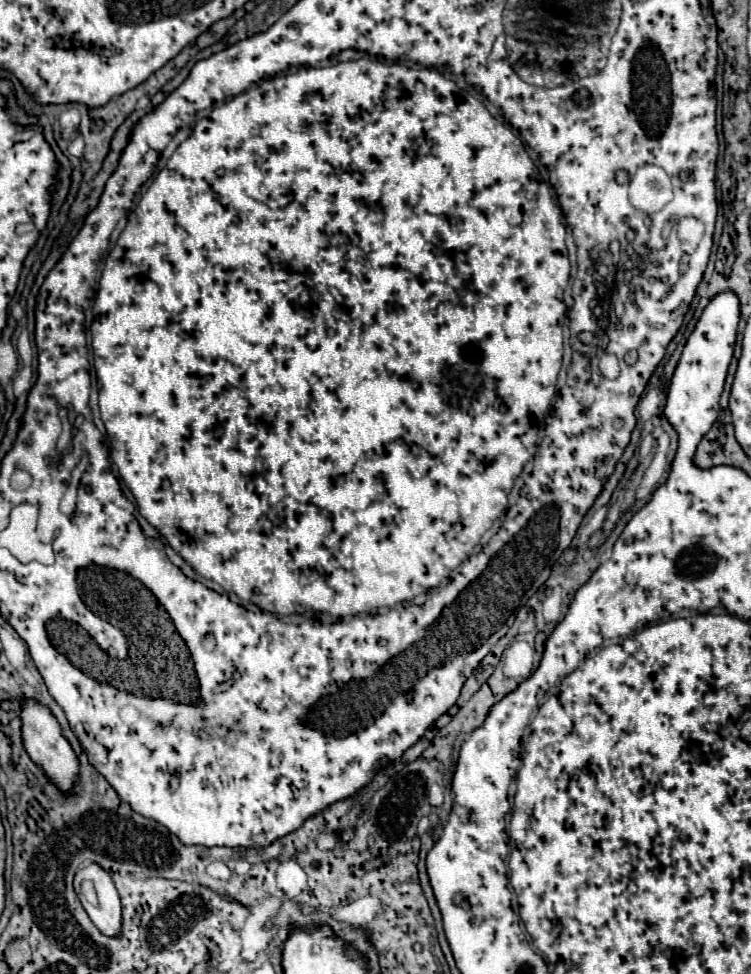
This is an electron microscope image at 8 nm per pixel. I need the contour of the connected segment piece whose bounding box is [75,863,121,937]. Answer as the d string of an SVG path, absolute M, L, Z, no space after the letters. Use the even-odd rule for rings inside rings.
M89 863L87 867L79 869L75 873L75 891L79 893L79 901L85 907L91 921L97 925L97 929L105 935L117 935L121 931L121 903L117 889L113 885L111 875L97 863ZM89 879L93 881L97 889L97 905L89 903L81 893L81 881Z

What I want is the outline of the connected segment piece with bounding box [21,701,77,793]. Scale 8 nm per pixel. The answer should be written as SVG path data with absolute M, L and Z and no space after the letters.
M25 701L21 719L23 719L23 743L29 757L33 757L33 761L37 761L37 765L41 765L45 773L49 773L49 779L55 785L61 785L61 789L65 789L67 793L69 785L73 785L73 777L77 777L77 755L73 753L69 741L65 741L57 719L51 715L47 707L39 705L37 701Z

